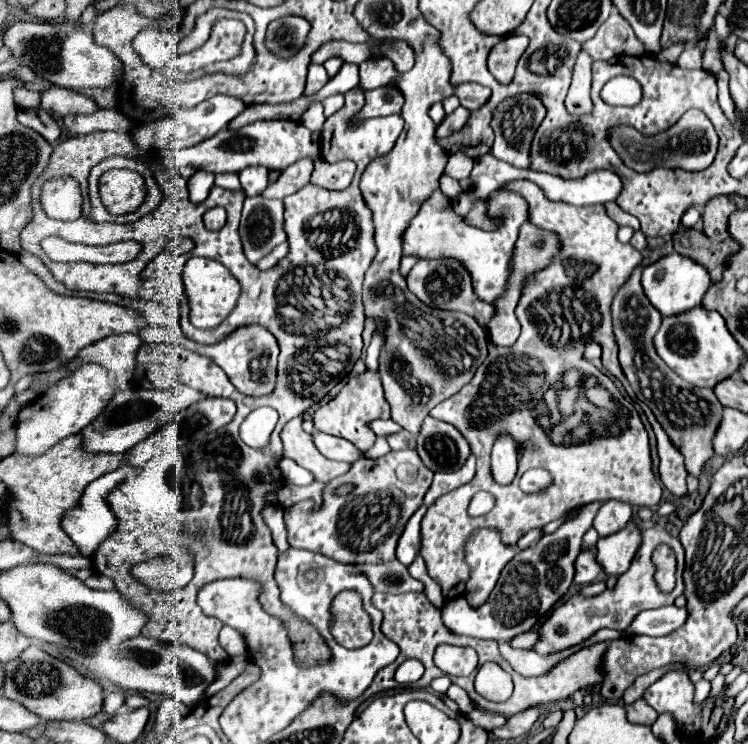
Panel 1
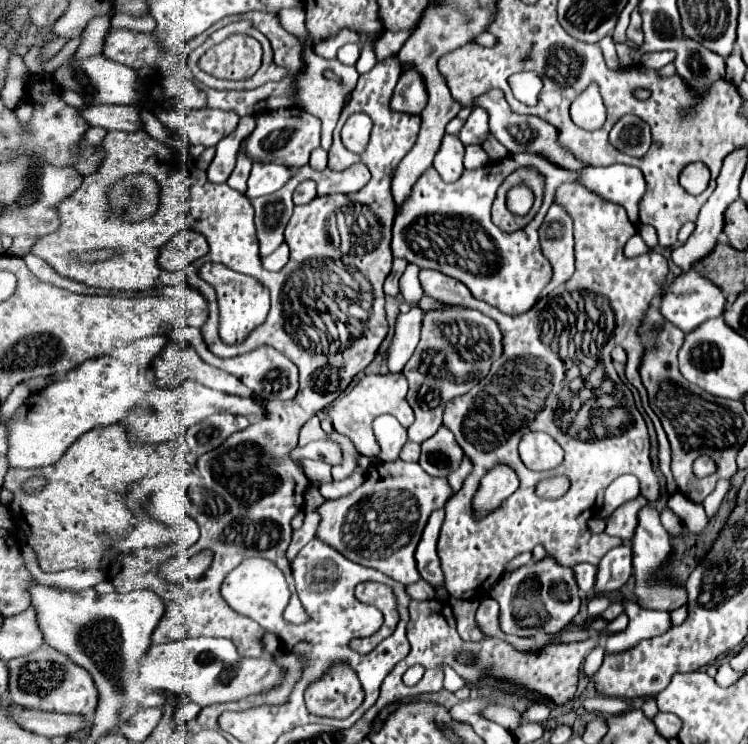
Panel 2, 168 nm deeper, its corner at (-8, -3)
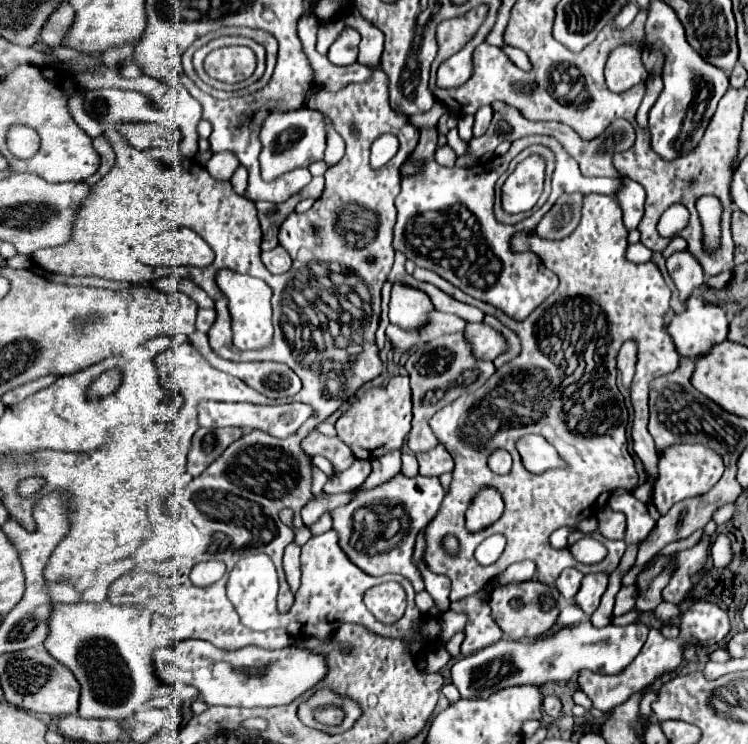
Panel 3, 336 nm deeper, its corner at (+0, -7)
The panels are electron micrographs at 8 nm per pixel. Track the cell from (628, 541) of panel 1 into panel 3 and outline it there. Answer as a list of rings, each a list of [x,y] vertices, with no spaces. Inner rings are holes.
[[[596,573],[596,575],[586,575],[582,579],[582,587],[574,597],[576,607],[580,607],[588,617],[598,609],[600,605],[600,597],[606,591],[608,585],[608,575]]]

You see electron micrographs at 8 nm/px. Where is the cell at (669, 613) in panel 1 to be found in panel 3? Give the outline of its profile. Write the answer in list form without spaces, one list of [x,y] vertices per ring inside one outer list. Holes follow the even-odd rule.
[[[588,619],[562,627],[552,635],[538,637],[536,641],[510,641],[500,639],[482,651],[458,659],[450,673],[452,683],[458,687],[462,699],[486,699],[492,693],[514,687],[514,685],[544,685],[552,681],[570,681],[580,671],[588,669],[594,673],[618,673],[624,671],[634,657],[640,653],[648,637],[644,623],[634,625],[606,625],[594,627]]]

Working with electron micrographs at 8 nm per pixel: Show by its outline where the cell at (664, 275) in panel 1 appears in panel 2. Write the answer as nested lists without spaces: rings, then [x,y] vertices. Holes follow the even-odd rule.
[[[690,269],[690,271],[684,271],[680,277],[676,277],[666,287],[666,291],[660,299],[660,313],[668,321],[672,321],[680,331],[686,333],[710,317],[720,317],[724,311],[724,305],[726,305],[726,299],[722,295],[722,291],[718,291],[718,287],[714,287],[714,283],[710,283],[710,279],[698,275],[694,269]]]

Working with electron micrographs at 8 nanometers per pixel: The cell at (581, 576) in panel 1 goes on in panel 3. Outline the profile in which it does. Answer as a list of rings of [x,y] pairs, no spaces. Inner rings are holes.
[[[566,569],[566,571],[562,571],[562,575],[556,581],[556,587],[558,587],[560,595],[566,597],[566,599],[572,599],[578,593],[578,589],[580,589],[582,577],[584,575],[578,569]]]

